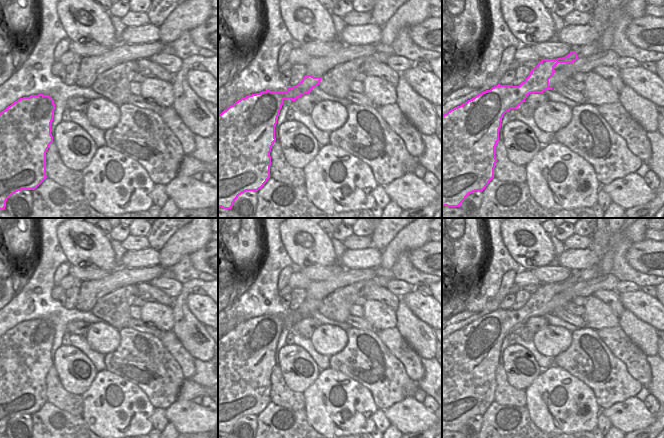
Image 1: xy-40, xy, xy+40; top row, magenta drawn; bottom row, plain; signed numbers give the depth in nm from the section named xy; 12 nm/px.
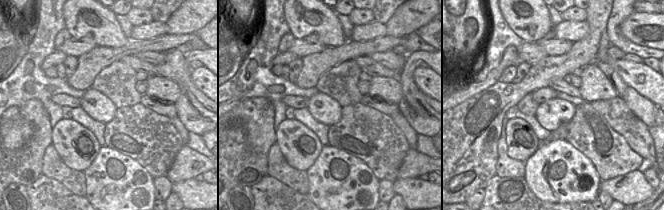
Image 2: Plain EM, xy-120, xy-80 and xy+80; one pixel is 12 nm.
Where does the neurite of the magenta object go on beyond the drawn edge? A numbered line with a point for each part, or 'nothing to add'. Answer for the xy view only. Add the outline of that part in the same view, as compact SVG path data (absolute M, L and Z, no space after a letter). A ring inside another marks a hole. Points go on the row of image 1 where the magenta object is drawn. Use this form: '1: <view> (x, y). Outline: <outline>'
nothing to add.

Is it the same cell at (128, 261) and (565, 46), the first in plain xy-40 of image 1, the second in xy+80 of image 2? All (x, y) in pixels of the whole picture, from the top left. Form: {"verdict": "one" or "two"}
{"verdict": "two"}

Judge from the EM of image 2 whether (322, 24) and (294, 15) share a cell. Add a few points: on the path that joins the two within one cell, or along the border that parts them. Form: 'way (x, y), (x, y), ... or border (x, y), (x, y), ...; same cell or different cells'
way (315, 26), (300, 21); same cell

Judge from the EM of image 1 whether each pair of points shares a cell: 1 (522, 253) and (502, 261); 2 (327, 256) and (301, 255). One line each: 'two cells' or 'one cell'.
1: two cells
2: one cell

